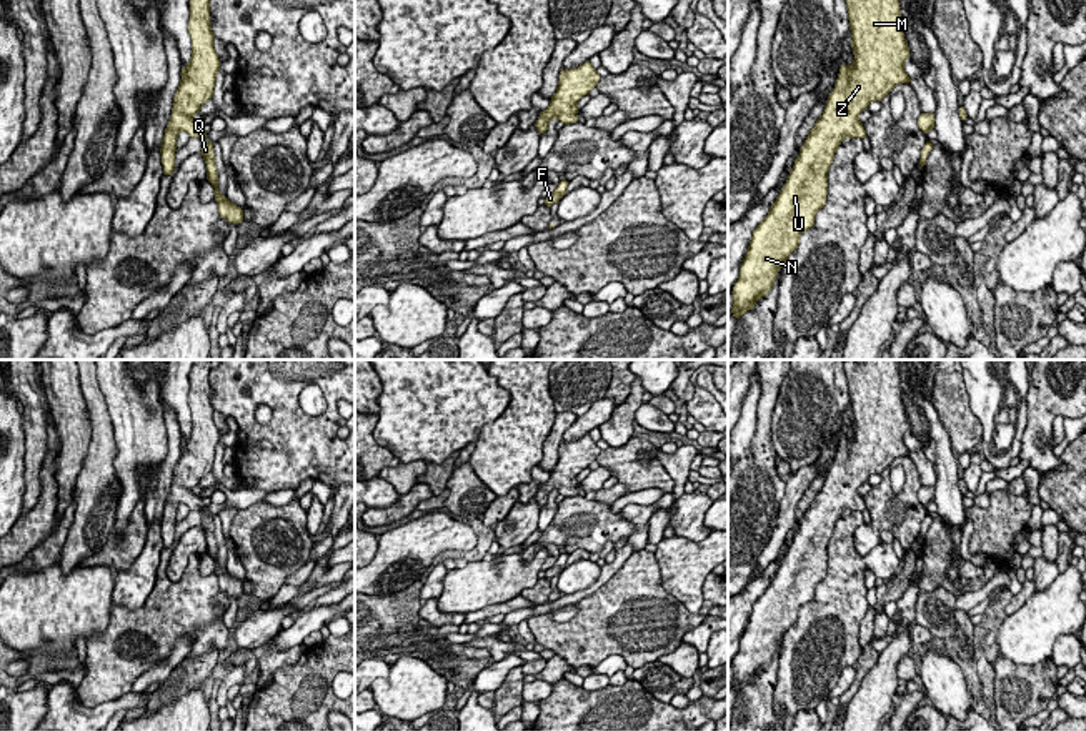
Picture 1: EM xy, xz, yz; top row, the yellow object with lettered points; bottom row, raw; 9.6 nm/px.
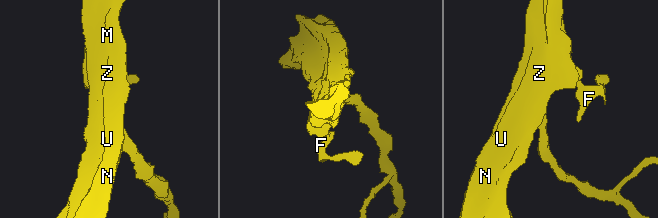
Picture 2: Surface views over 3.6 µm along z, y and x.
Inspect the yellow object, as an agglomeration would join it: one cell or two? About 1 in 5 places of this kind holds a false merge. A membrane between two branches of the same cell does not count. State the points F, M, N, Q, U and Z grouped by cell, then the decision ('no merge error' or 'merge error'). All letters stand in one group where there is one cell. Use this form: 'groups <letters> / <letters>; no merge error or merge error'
groups F M N Q U Z; no merge error

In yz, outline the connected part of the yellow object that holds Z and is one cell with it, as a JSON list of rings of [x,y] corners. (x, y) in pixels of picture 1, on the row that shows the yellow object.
[[[844,0],[848,7],[851,48],[854,62],[851,67],[843,63],[834,88],[828,97],[823,115],[818,118],[806,137],[798,158],[783,185],[770,213],[755,228],[753,238],[740,278],[733,286],[733,316],[740,320],[745,311],[753,310],[758,298],[770,293],[776,280],[778,268],[798,248],[800,235],[814,225],[816,211],[826,205],[828,170],[833,157],[846,137],[864,138],[866,130],[858,115],[871,102],[881,102],[896,85],[911,83],[904,72],[904,60],[909,48],[903,33],[899,0]]]

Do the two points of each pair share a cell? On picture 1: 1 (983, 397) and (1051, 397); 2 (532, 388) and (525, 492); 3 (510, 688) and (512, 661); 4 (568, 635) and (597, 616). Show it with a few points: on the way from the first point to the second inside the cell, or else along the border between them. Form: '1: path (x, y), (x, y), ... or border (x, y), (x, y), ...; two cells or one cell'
1: border (1030, 377), (1026, 427), (1021, 435); two cells
2: border (537, 465), (532, 470), (530, 480), (517, 487); two cells
3: border (520, 665), (508, 673), (495, 691); two cells
4: path (575, 635), (590, 623); one cell

